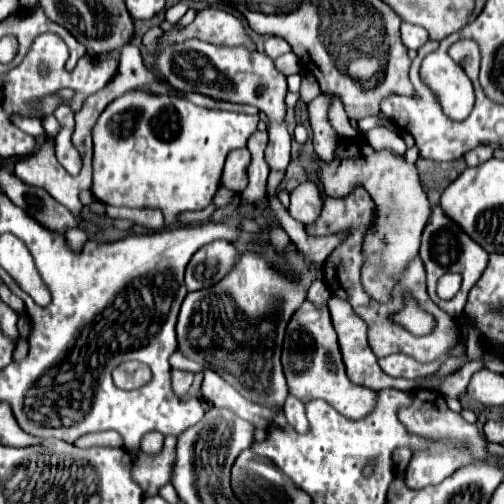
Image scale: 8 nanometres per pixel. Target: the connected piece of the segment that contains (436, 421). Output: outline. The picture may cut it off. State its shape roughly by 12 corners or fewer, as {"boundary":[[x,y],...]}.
{"boundary":[[420,389],[400,409],[414,451],[406,485],[438,485],[462,465],[492,459],[476,425]]}

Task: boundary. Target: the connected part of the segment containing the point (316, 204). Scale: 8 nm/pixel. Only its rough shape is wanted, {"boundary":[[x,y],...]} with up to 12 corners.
{"boundary":[[314,179],[278,197],[300,223],[320,215],[322,195]]}

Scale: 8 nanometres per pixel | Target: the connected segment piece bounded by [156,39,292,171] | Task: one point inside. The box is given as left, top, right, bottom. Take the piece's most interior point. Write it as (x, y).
(236, 75)

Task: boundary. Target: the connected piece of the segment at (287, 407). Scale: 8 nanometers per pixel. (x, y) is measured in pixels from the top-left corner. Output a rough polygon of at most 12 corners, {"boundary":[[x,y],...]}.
{"boundary":[[288,395],[284,415],[296,431],[308,431],[304,405]]}

